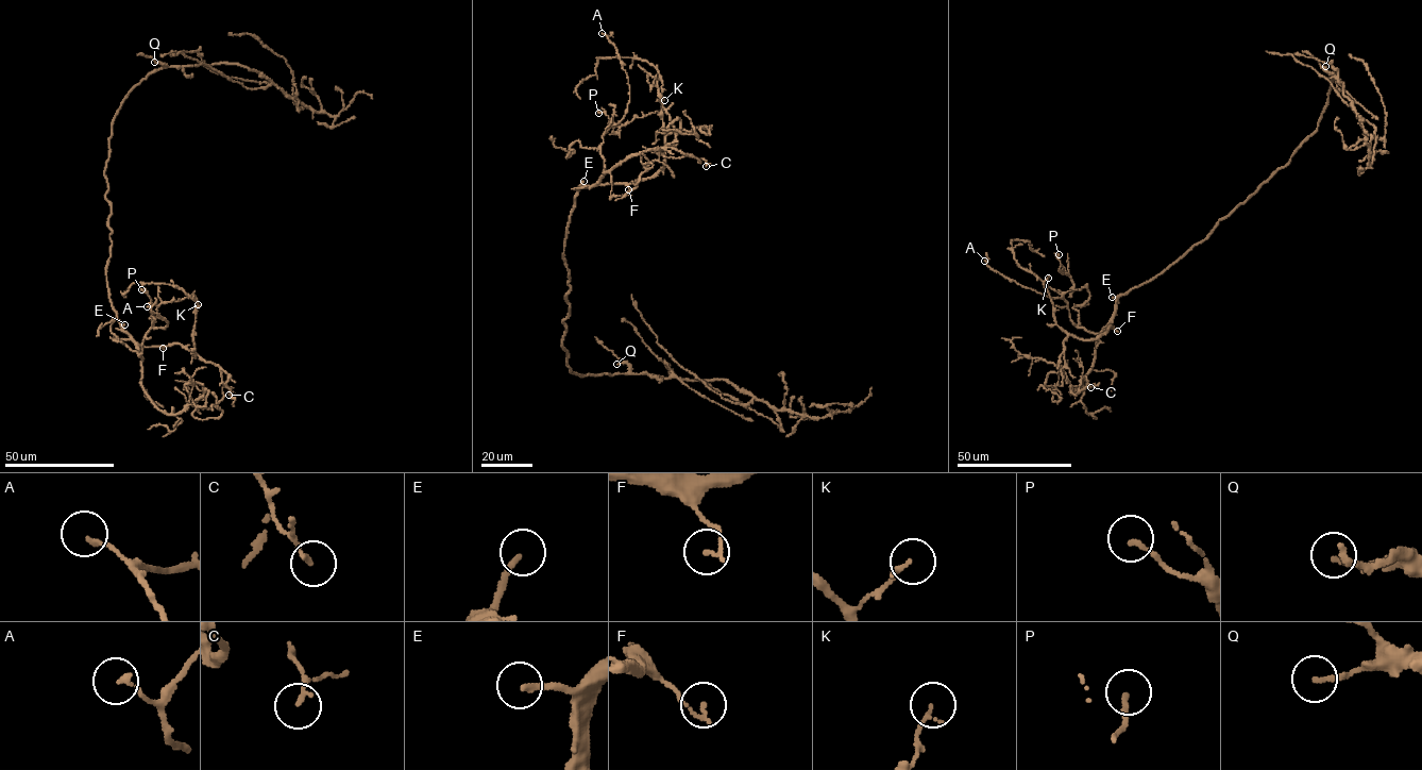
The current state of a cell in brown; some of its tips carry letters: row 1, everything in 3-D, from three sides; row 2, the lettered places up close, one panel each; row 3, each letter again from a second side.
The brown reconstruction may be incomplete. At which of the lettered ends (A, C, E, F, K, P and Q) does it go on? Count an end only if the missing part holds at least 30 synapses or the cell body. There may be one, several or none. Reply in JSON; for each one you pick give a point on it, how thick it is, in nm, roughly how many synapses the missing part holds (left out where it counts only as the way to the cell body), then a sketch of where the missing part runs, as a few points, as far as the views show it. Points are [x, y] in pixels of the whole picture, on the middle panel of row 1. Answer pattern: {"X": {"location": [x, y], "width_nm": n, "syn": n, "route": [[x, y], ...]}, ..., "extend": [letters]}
{"E": {"location": [583, 181], "width_nm": 190}, "extend": ["E"]}

